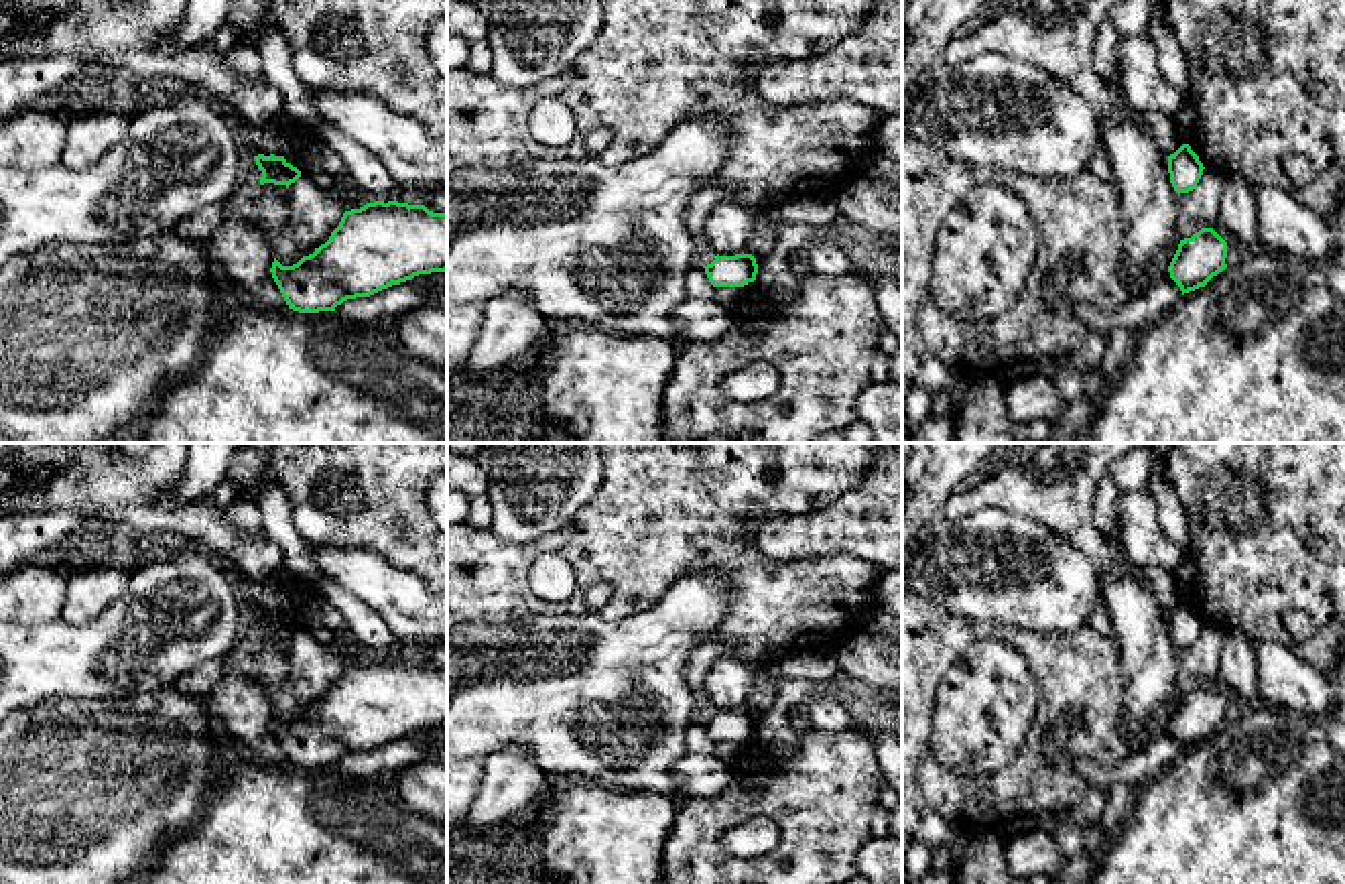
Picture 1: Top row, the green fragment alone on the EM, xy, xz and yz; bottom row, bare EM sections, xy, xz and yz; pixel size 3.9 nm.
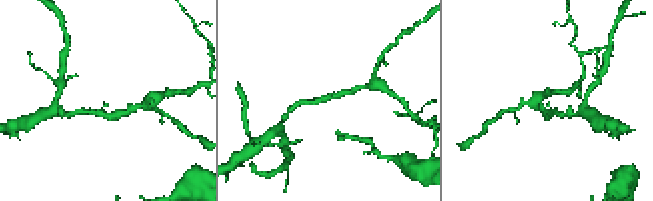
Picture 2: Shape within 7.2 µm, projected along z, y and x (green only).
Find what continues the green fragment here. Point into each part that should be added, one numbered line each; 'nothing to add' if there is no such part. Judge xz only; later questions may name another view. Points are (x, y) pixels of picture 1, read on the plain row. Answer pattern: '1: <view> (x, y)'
nothing to add

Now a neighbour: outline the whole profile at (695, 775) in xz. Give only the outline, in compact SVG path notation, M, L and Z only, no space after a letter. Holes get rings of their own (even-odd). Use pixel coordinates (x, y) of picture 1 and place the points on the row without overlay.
M685 754L670 770L675 799L709 799L721 795L735 778L733 766L719 756Z

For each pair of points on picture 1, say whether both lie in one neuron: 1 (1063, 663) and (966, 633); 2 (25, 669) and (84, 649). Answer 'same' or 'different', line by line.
1: same
2: same

